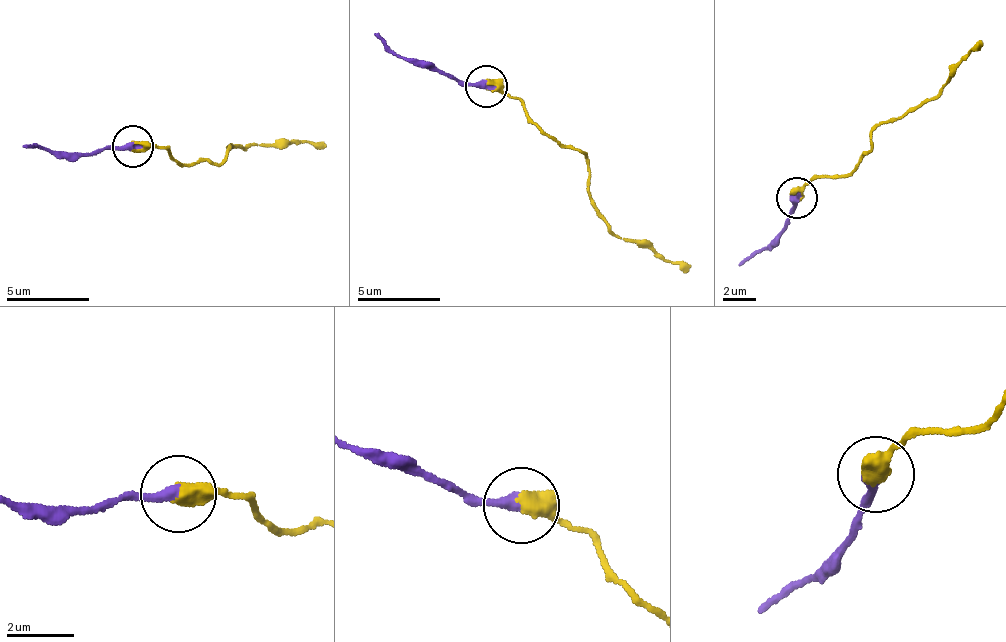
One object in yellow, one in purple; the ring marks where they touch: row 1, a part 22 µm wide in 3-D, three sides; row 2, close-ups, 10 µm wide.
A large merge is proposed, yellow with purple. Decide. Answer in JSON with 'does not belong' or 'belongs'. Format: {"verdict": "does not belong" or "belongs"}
{"verdict": "does not belong"}

